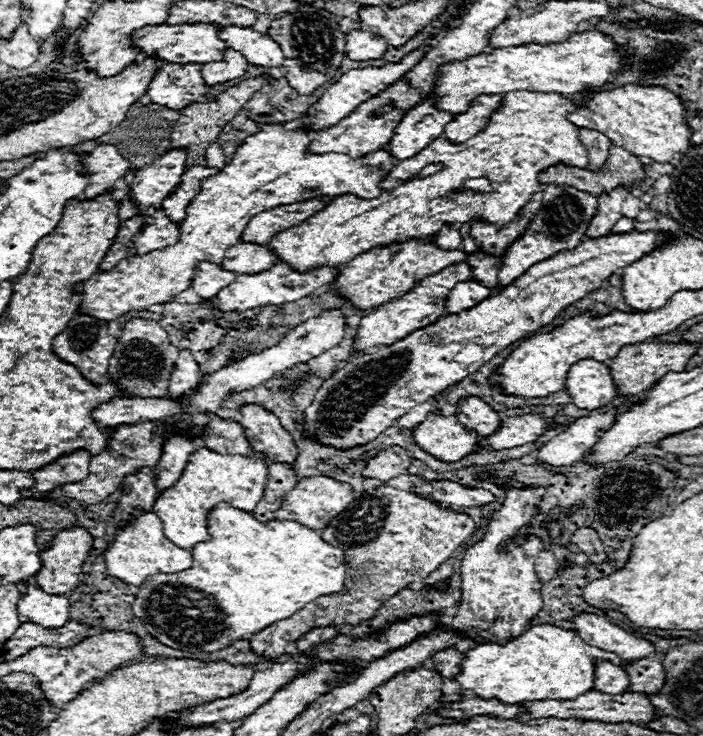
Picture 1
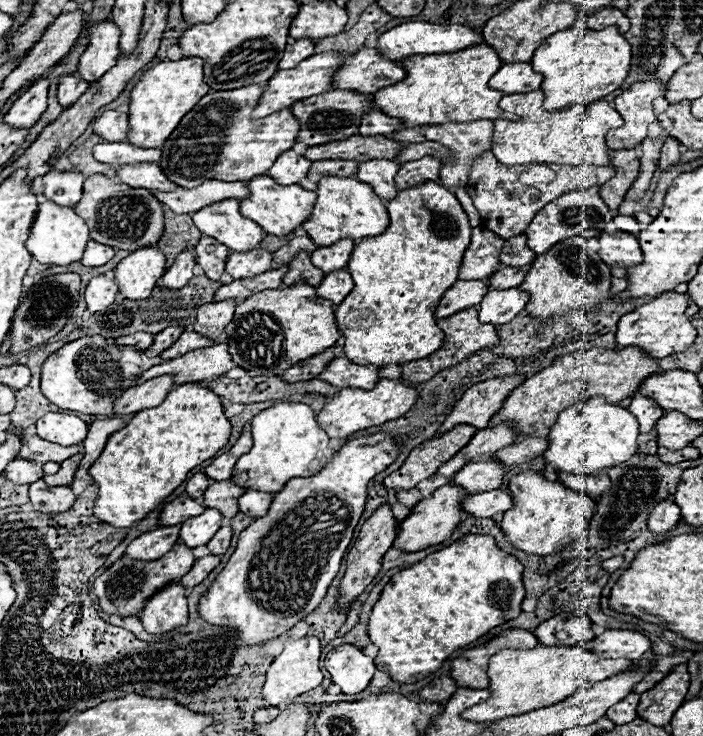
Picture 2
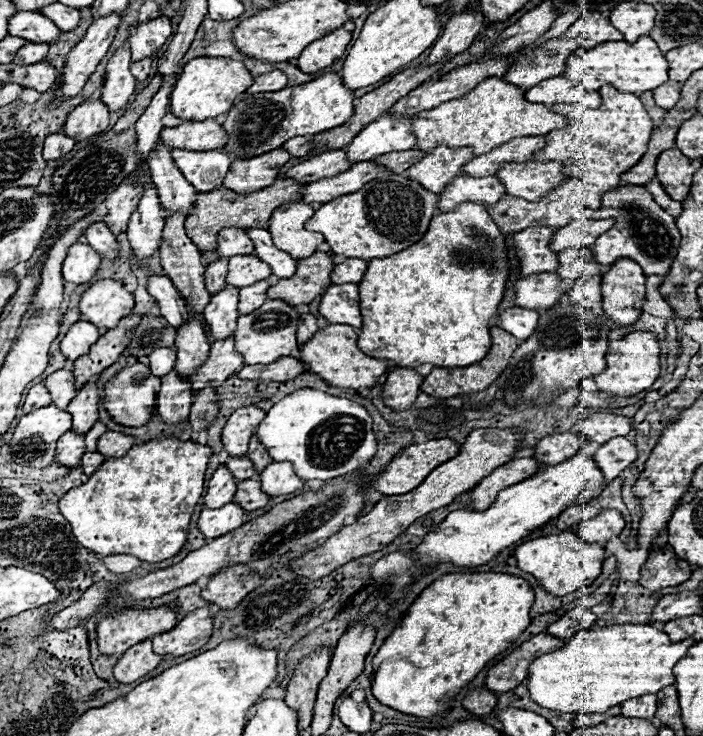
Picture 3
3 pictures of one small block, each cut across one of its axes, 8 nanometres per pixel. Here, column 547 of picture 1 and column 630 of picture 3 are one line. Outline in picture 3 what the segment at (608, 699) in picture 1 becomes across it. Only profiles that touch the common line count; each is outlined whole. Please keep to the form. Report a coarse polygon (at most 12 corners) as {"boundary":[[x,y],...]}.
{"boundary":[[642,696],[622,704],[622,716],[652,720],[656,696]]}

